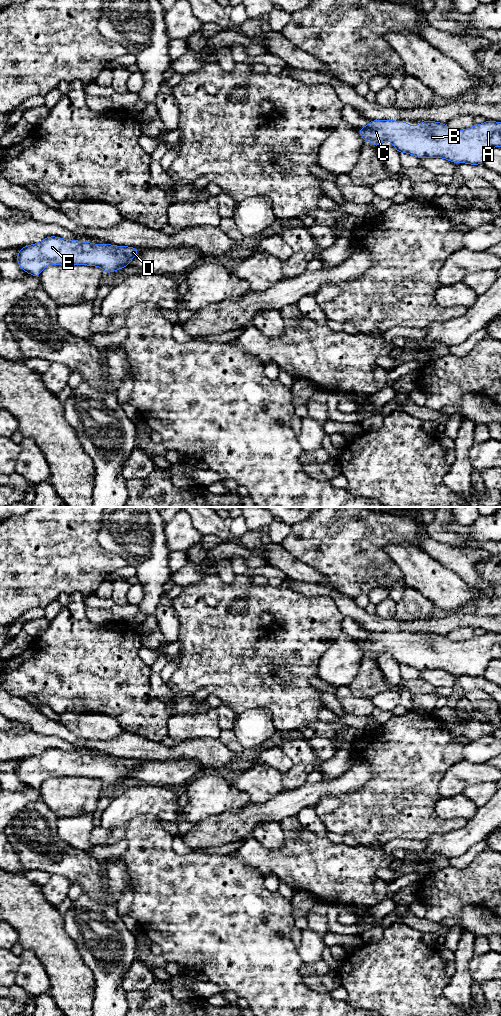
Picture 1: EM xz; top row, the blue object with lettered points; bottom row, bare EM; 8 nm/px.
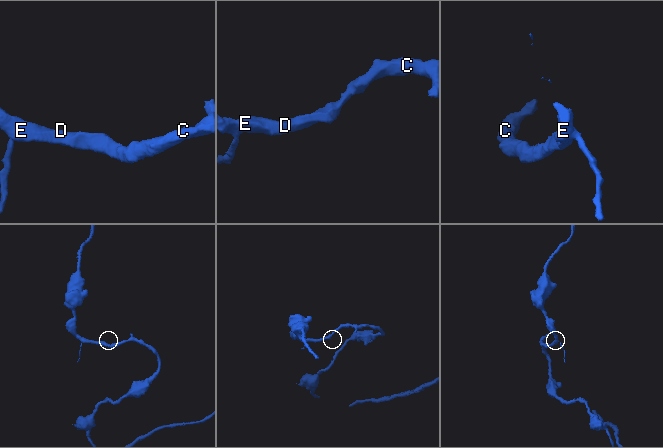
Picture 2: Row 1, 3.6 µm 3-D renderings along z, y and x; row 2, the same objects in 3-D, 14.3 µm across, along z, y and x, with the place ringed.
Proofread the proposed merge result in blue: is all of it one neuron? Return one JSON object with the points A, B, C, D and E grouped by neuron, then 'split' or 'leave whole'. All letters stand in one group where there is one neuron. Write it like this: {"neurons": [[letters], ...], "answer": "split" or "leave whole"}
{"neurons": [["A", "B", "C", "D", "E"]], "answer": "leave whole"}

